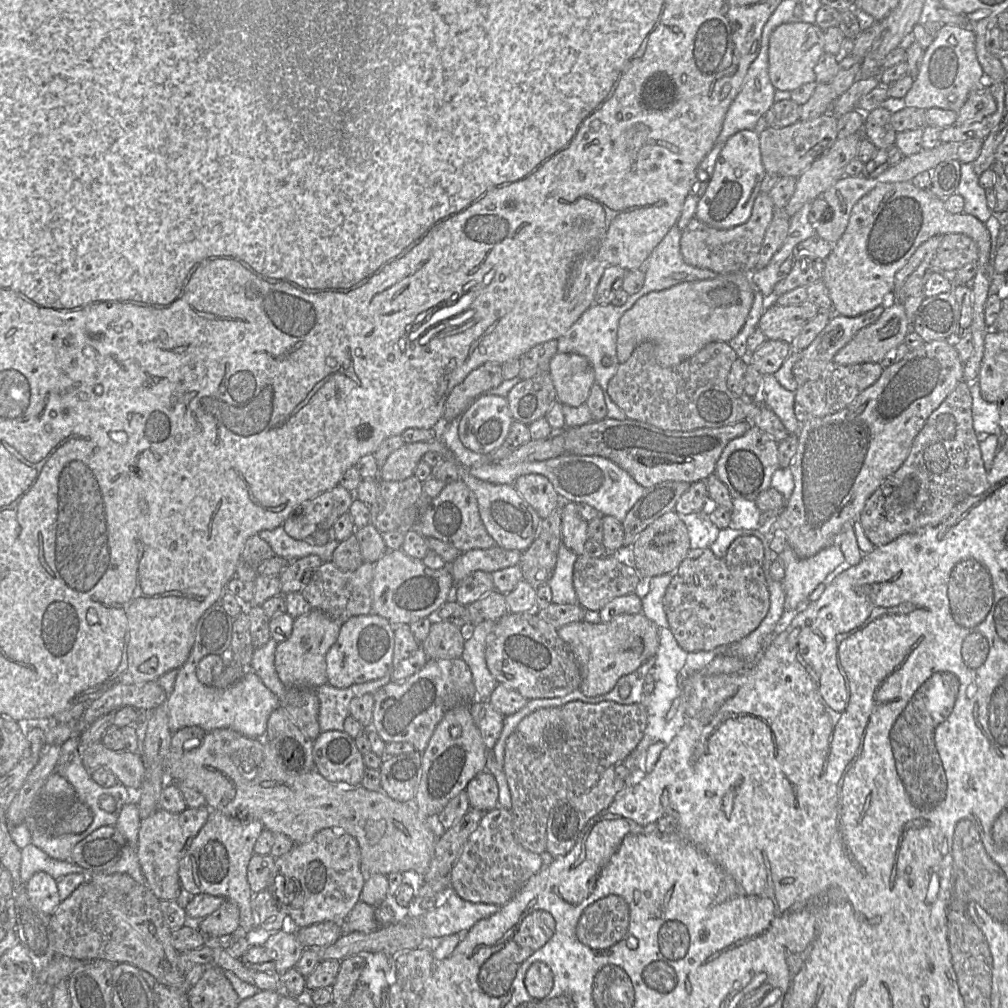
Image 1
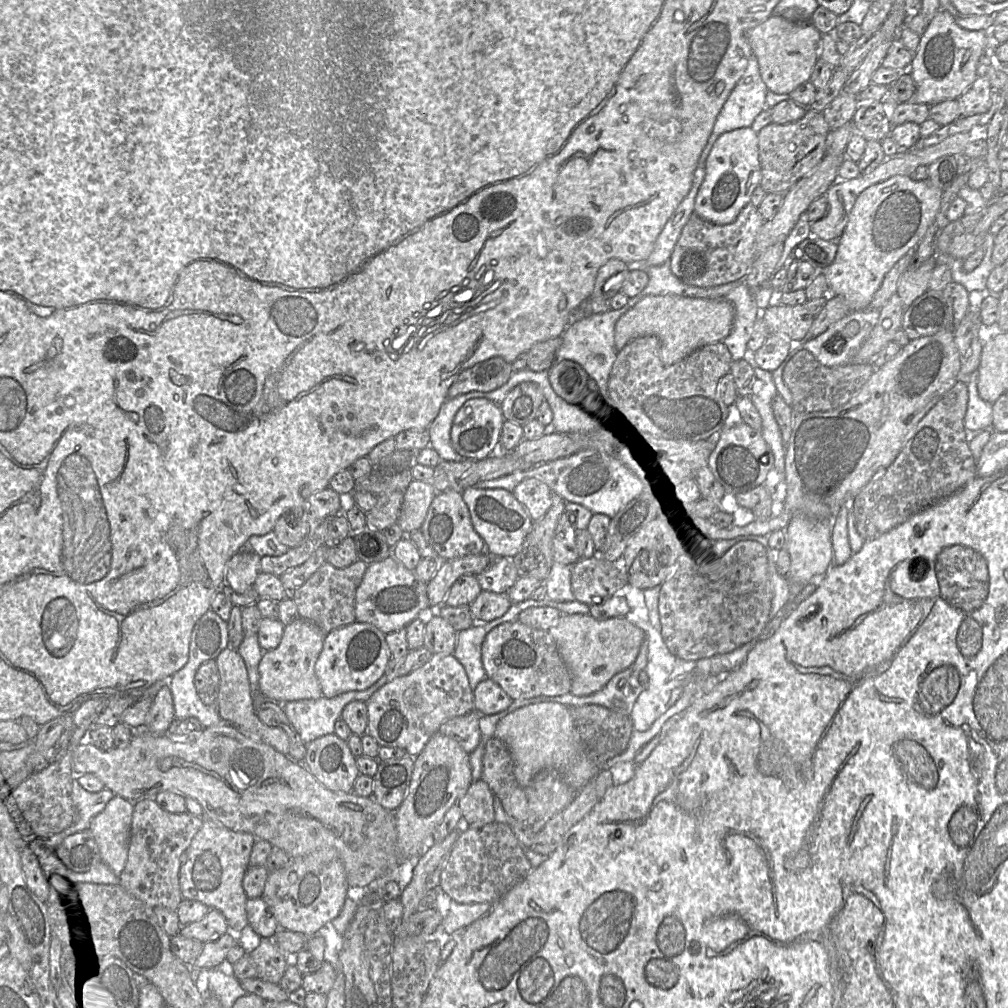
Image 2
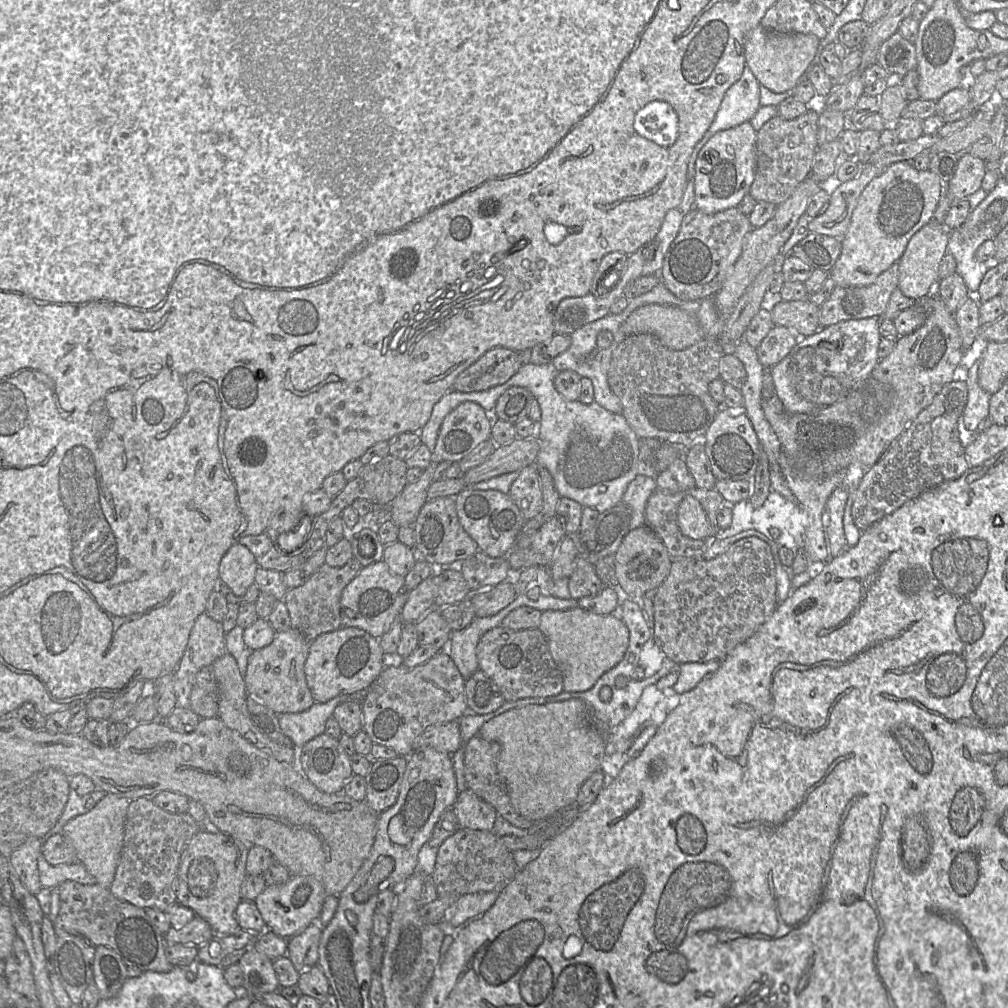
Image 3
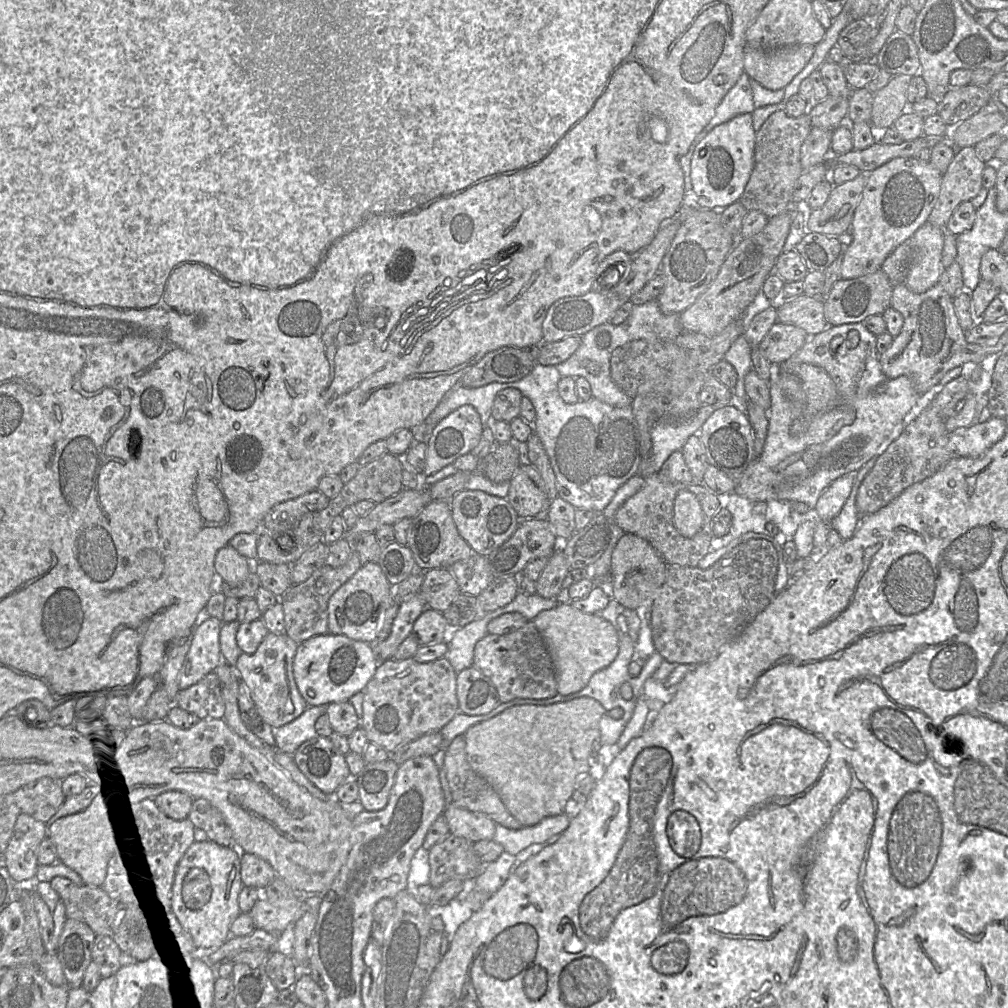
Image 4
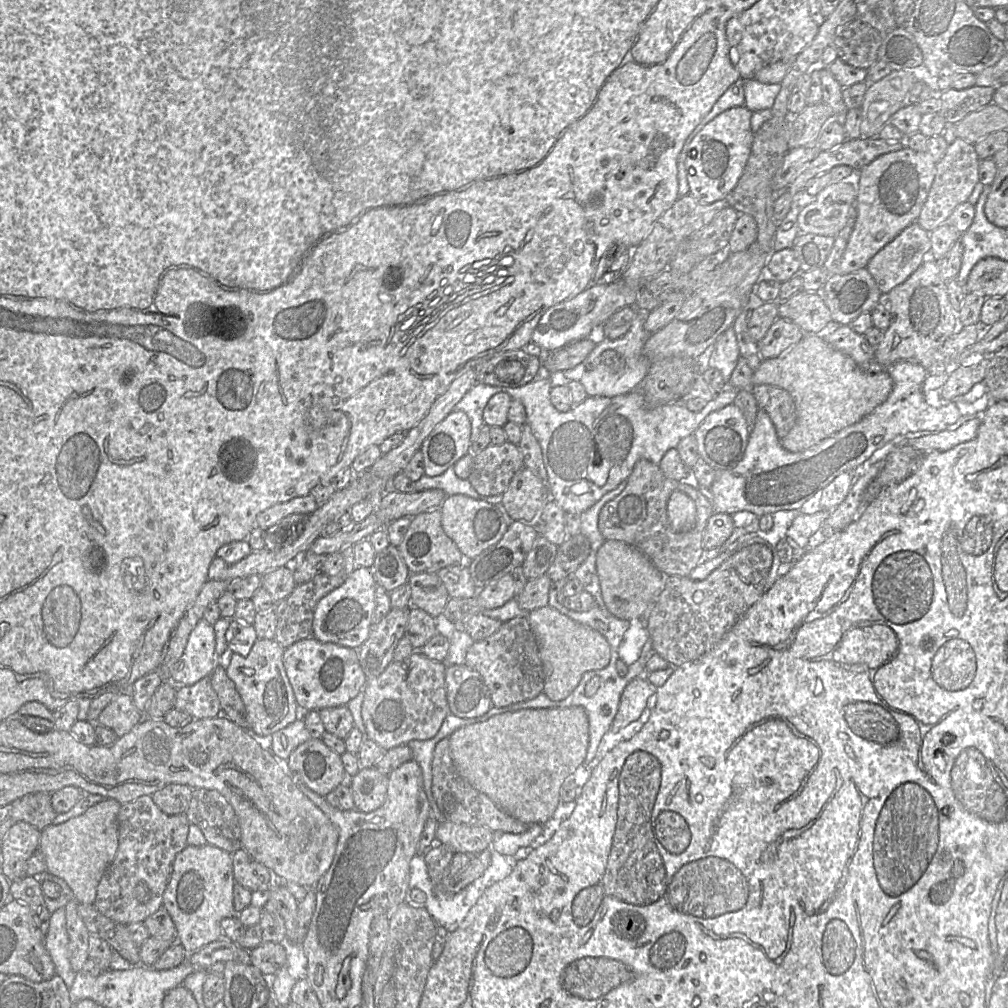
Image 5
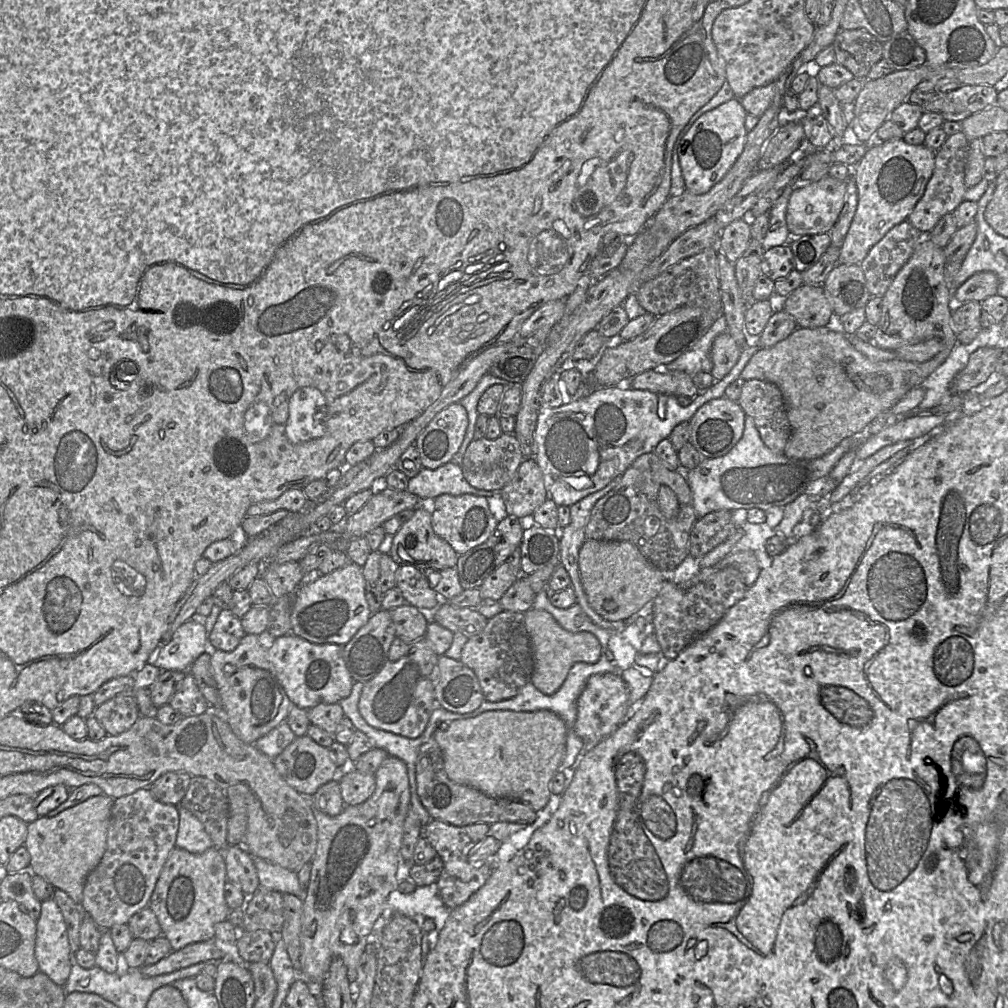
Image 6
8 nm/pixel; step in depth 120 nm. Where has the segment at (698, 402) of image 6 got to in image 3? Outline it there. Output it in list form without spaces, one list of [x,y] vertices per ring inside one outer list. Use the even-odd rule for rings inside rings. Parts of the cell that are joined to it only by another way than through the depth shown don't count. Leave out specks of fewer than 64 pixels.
[[[552,362],[544,365],[522,365],[519,371],[506,382],[506,387],[498,394],[496,401],[513,386],[526,388],[533,394],[539,402],[542,413],[536,431],[540,446],[535,461],[536,467],[541,466],[549,471],[561,497],[575,500],[583,507],[593,508],[599,513],[605,512],[622,502],[628,485],[637,475],[652,478],[658,475],[655,467],[655,453],[663,443],[667,442],[654,438],[640,439],[622,414],[612,413],[595,401],[591,404],[583,404],[579,400],[567,400],[554,386],[554,379],[557,374],[558,370]]]

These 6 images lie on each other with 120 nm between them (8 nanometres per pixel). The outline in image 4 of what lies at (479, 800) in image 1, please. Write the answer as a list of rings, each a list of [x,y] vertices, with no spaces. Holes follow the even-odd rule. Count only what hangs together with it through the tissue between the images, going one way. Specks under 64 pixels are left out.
[[[448,804],[445,816],[450,834],[464,837],[472,842],[492,840],[496,823],[484,814]]]

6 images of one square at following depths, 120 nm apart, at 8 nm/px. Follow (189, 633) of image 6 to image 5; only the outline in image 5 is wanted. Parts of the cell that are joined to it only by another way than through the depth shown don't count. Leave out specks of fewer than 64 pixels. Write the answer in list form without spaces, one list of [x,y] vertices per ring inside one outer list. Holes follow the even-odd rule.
[[[202,618],[191,631],[183,654],[170,668],[167,679],[178,686],[192,685],[210,676],[217,662],[214,628]]]

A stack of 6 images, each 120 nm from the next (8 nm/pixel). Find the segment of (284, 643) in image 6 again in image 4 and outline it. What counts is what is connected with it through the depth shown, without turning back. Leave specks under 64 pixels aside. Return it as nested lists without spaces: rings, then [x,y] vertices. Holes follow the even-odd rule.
[[[331,633],[313,636],[298,644],[293,659],[293,676],[297,688],[308,706],[328,705],[348,701],[354,694],[362,692],[374,675],[379,664],[371,644]]]

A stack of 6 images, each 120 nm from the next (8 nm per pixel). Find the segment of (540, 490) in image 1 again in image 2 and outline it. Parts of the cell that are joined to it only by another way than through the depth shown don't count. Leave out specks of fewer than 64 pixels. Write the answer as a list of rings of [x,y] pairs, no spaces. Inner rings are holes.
[[[537,478],[522,480],[512,494],[525,507],[533,522],[543,518],[552,504],[553,492]]]

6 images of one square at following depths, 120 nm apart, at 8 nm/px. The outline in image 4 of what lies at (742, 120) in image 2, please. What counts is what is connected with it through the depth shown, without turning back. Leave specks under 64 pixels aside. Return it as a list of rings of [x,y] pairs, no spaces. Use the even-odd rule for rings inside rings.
[[[746,72],[739,77],[736,84],[727,92],[717,106],[714,116],[705,128],[694,138],[689,149],[694,152],[699,142],[717,125],[725,123],[737,115],[752,113],[756,109],[750,77]]]

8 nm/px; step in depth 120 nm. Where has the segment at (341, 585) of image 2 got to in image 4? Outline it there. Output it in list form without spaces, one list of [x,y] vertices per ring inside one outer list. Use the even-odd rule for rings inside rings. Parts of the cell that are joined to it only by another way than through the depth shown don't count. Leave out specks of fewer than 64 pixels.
[[[352,550],[347,562],[338,568],[323,565],[304,582],[291,585],[279,600],[284,614],[284,633],[297,644],[320,634],[328,633],[328,601],[338,588],[362,566],[359,555]]]

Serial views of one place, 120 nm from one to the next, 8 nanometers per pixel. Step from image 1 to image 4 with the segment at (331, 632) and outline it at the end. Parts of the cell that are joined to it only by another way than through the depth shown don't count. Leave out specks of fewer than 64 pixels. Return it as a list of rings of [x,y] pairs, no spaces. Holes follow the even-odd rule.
[[[268,633],[253,654],[241,653],[235,668],[262,719],[274,729],[297,717],[308,707],[301,696],[293,676],[293,659],[298,644],[285,633]]]

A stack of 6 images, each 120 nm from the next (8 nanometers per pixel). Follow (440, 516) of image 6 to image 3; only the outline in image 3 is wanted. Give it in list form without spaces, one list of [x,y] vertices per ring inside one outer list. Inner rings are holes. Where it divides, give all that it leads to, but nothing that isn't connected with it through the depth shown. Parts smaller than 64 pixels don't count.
[[[465,488],[455,496],[455,503],[460,524],[477,543],[479,551],[492,558],[504,558],[526,522],[509,495],[498,490]]]

